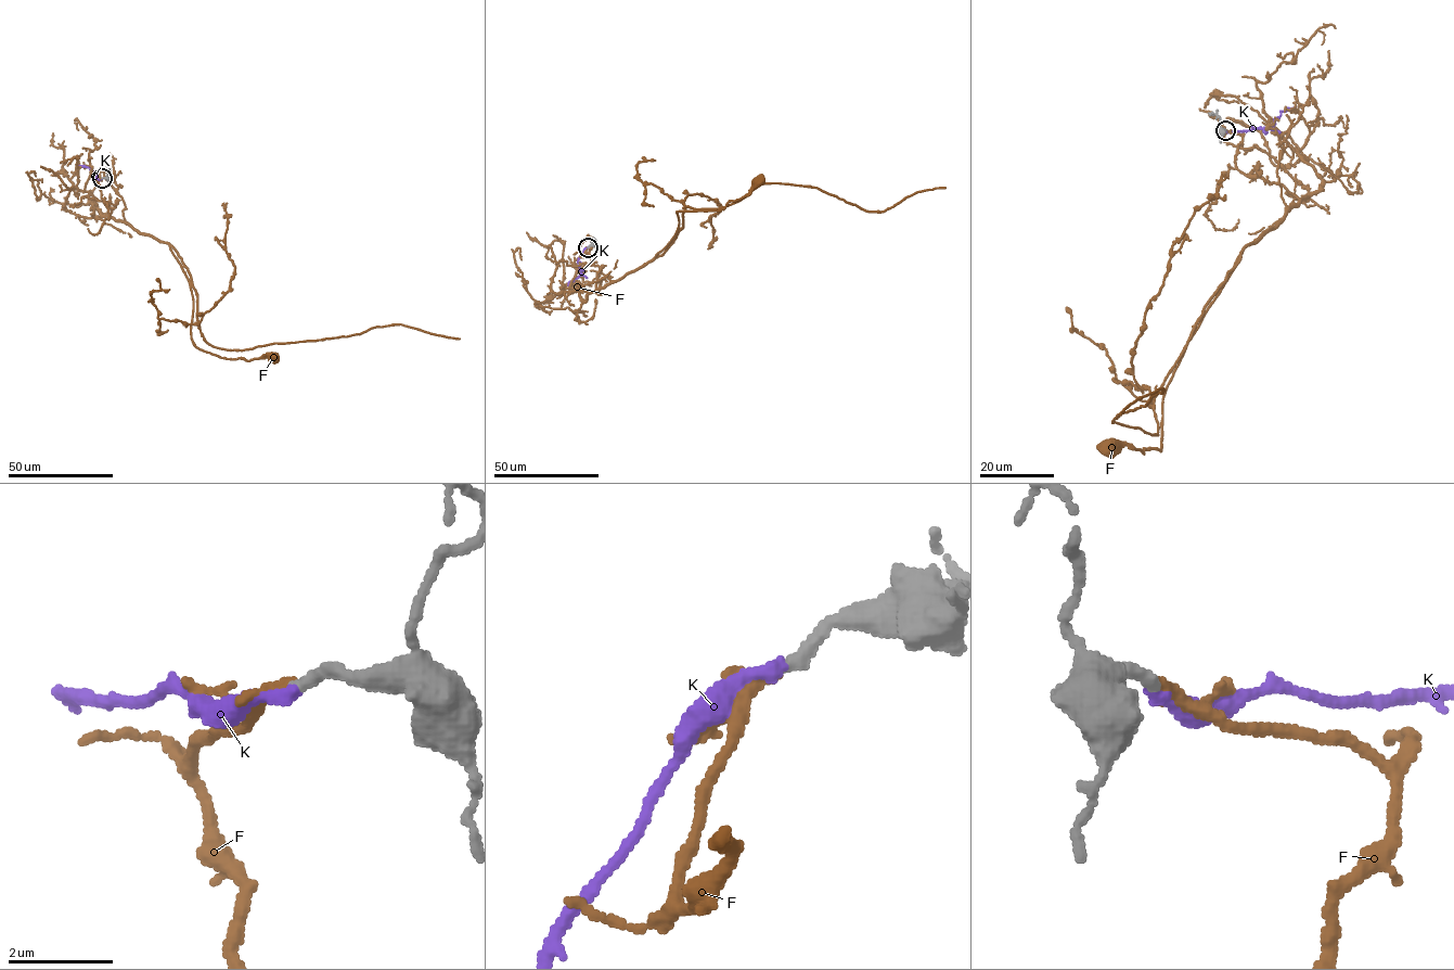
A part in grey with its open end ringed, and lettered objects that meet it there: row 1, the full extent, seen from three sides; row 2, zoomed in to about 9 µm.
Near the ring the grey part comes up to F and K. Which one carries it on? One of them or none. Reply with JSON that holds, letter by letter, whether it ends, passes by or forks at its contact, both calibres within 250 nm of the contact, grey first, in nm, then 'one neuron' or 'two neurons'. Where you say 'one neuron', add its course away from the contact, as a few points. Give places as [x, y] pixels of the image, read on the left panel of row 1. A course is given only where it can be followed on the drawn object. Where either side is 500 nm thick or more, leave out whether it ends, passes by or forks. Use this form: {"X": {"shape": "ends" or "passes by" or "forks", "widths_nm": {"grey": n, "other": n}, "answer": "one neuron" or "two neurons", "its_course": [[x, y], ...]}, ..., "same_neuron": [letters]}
{"F": {"shape": "ends", "widths_nm": {"grey": 260, "other": 260}, "answer": "one neuron", "its_course": [[102, 178], [102, 199], [115, 206], [112, 217], [166, 242], [187, 277], [193, 343], [221, 357], [272, 357]]}, "K": {"shape": "ends", "widths_nm": {"grey": 280, "other": 260}, "answer": "two neurons"}, "same_neuron": ["F"]}

